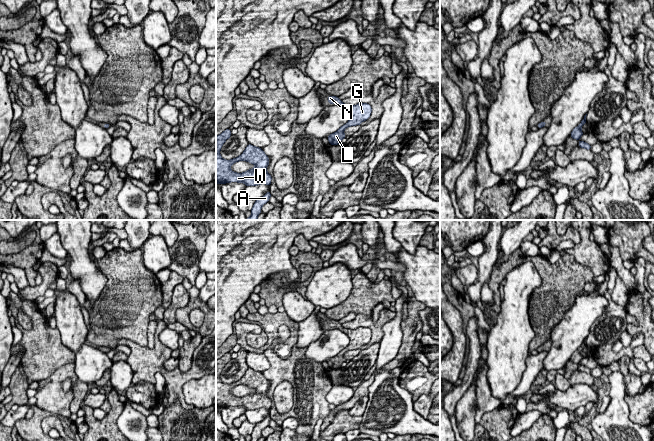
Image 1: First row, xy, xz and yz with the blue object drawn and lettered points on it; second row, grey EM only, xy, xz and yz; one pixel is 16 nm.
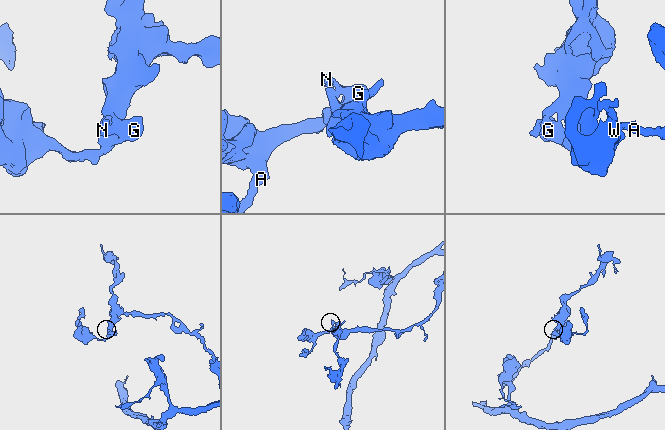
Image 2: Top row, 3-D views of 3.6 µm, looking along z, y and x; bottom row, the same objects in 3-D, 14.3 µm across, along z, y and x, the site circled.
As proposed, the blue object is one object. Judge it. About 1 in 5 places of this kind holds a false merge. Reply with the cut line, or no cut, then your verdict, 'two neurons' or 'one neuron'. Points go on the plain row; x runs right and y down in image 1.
no cut; one neuron

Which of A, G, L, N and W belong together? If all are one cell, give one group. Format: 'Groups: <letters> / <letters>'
Groups: A G L N W

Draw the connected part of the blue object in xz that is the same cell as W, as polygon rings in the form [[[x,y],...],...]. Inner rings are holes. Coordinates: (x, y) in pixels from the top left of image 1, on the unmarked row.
[[[228,352],[216,360],[216,407],[225,408],[230,406],[244,407],[246,410],[266,408],[270,410],[272,401],[266,395],[269,389],[269,382],[262,372],[248,368],[244,376],[231,384],[225,384],[220,379],[220,374],[225,365],[231,361],[231,354]],[[238,385],[247,385],[255,389],[243,397],[236,397],[230,390]]]

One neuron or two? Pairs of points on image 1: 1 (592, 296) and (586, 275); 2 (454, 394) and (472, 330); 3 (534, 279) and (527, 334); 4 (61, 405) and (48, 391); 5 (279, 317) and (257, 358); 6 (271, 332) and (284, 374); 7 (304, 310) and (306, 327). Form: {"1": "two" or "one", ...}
{"1": "two", "2": "one", "3": "one", "4": "one", "5": "two", "6": "two", "7": "two"}

